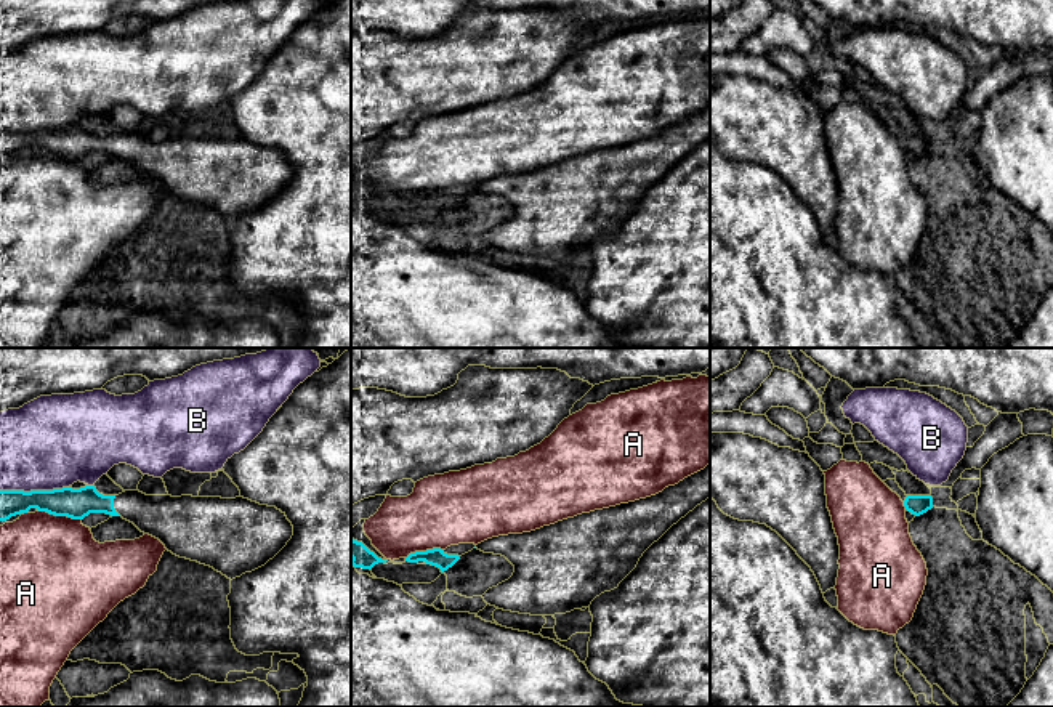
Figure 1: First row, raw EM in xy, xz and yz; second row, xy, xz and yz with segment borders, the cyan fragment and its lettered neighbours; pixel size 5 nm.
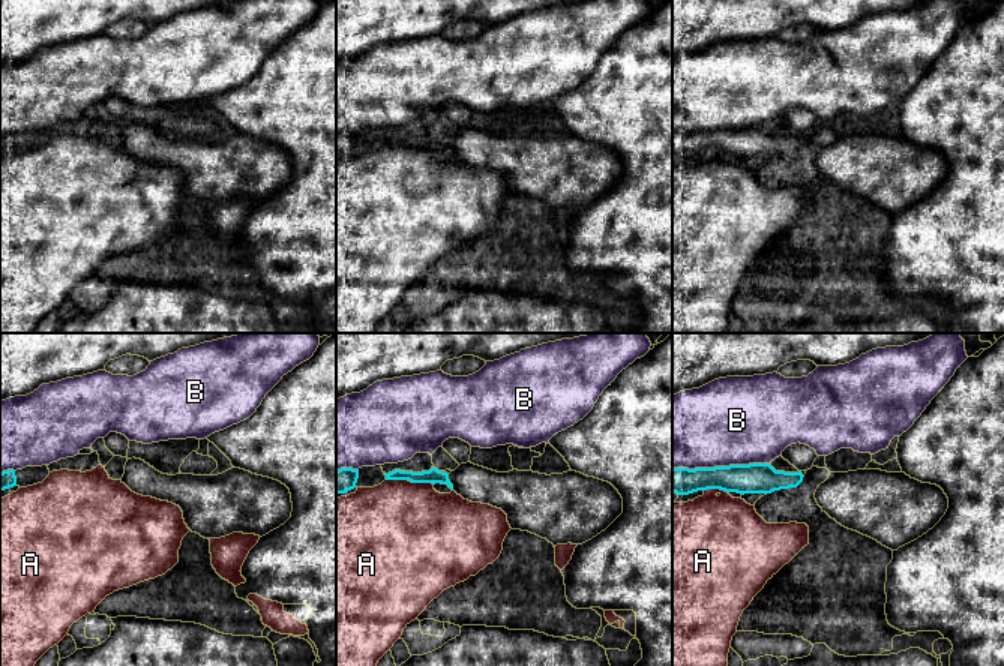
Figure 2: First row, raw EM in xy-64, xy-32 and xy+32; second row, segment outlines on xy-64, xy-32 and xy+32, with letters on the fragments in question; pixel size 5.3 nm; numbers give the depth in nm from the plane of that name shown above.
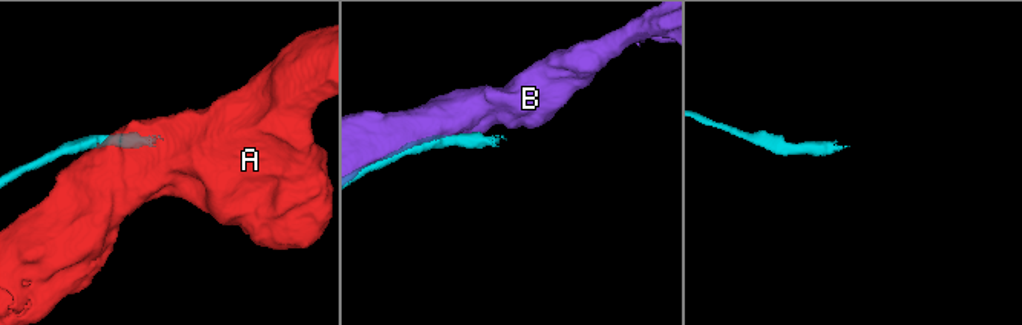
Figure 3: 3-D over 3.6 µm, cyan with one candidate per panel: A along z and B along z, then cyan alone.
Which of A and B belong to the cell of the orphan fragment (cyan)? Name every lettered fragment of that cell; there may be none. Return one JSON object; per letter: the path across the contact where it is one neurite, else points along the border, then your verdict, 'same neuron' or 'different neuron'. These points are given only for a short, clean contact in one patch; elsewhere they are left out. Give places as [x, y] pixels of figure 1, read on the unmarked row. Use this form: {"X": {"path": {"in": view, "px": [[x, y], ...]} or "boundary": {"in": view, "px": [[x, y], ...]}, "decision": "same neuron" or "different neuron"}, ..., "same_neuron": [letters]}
{"A": {"decision": "different neuron"}, "B": {"decision": "different neuron"}, "same_neuron": []}

